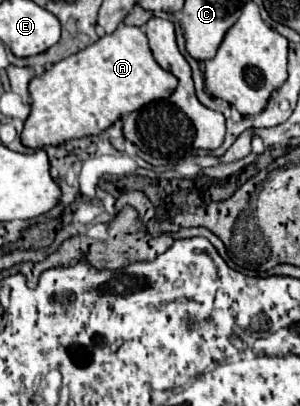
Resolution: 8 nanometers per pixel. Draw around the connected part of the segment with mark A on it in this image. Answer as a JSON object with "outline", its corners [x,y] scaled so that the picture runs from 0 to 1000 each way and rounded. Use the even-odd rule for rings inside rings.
{"outline":[[[400,62],[373,86],[333,91],[300,116],[180,155],[147,185],[100,200],[107,278],[80,303],[73,352],[100,367],[207,357],[227,342],[333,333],[400,288],[467,264],[560,244],[593,195],[547,175],[507,140],[467,67]]]}

